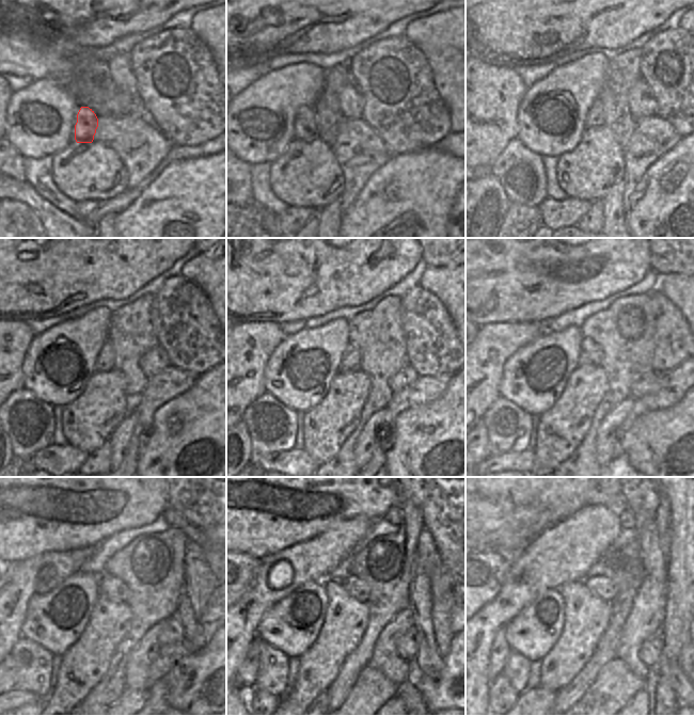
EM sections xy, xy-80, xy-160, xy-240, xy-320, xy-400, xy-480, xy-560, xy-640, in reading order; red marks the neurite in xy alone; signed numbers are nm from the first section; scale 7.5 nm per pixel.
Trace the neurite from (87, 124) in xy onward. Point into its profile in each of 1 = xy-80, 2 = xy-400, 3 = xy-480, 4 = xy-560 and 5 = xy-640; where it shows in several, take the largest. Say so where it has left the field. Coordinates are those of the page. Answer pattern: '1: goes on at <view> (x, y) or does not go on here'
1: goes on at xy-80 (327, 118)
2: goes on at xy-400 (590, 353)
3: goes on at xy-480 (110, 587)
4: goes on at xy-560 (356, 587)
5: goes on at xy-640 (602, 587)

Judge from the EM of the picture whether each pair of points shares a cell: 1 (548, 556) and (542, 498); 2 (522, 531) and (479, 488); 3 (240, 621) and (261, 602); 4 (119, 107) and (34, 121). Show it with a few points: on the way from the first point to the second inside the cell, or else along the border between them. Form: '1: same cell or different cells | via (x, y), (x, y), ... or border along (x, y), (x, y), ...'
1: different cells | border along (568, 516), (548, 526), (526, 544)
2: same cell | via (511, 521), (490, 498)
3: same cell | via (247, 622), (248, 615), (254, 608)
4: different cells | border along (85, 81), (85, 98), (81, 106)

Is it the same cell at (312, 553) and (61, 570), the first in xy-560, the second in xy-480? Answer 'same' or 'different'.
same

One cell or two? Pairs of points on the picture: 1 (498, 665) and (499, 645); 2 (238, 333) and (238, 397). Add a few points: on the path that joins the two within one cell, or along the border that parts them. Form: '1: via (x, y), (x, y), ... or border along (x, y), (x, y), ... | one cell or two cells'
1: via (498, 659), (500, 650) | one cell
2: via (242, 349), (242, 358), (257, 370), (251, 381) | one cell

